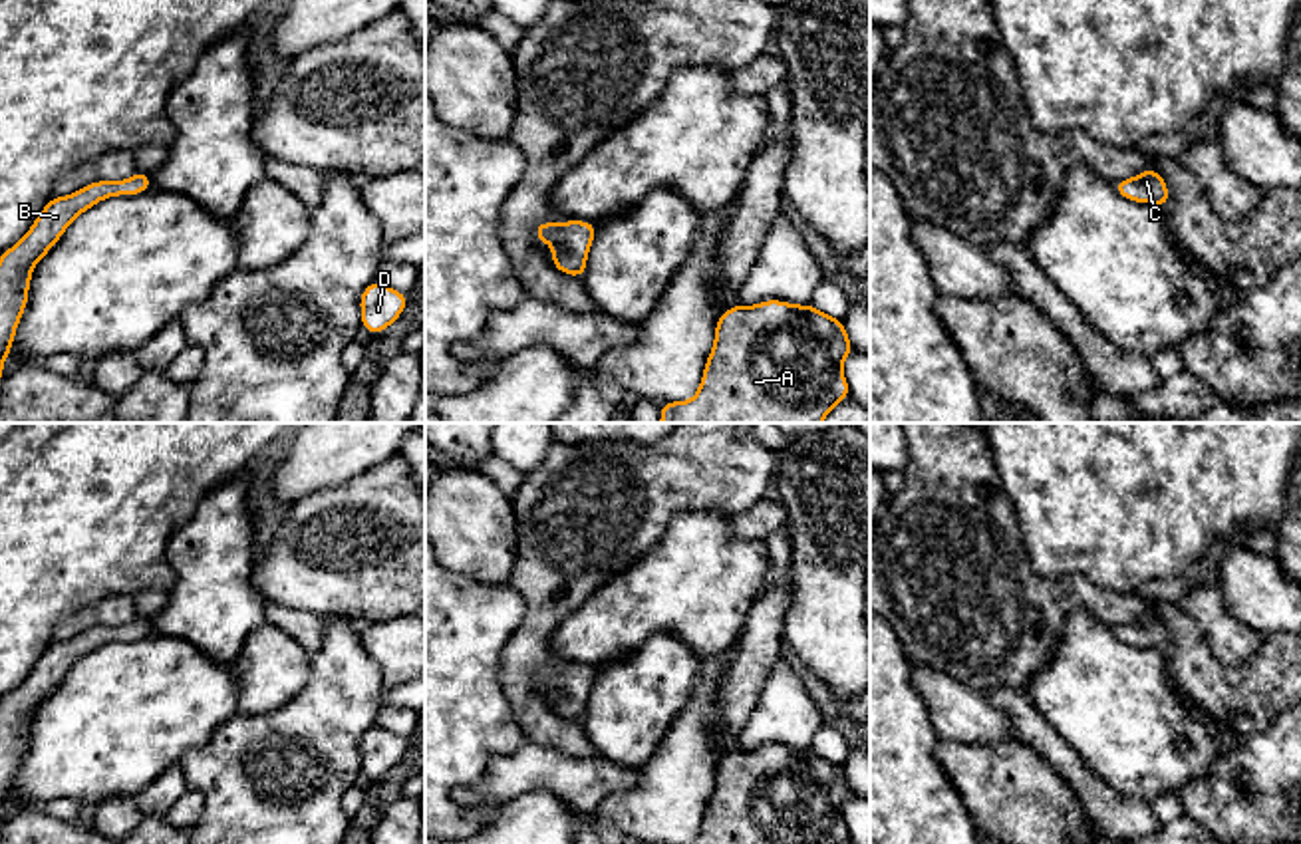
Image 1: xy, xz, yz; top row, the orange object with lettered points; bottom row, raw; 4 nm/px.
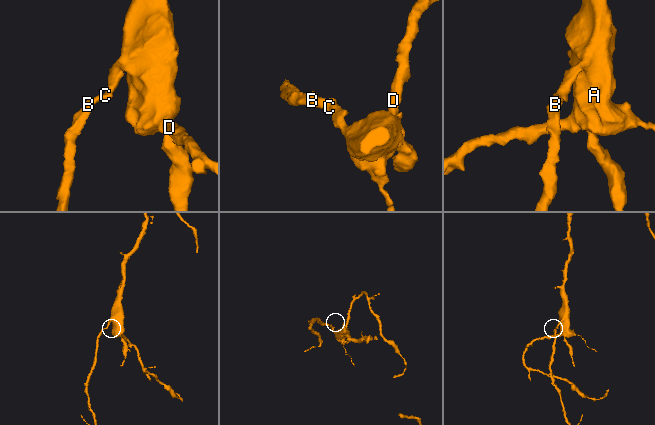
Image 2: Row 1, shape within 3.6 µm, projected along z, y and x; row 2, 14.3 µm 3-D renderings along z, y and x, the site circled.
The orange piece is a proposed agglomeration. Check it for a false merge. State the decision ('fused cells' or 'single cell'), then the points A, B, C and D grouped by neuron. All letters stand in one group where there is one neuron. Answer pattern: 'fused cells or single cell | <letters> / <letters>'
single cell | A B C D

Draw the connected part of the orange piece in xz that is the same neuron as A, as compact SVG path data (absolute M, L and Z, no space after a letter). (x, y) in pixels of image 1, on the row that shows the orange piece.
M810 302L733 304L717 318L697 393L689 401L661 403L659 423L822 423L850 395L842 363L852 352L844 322Z

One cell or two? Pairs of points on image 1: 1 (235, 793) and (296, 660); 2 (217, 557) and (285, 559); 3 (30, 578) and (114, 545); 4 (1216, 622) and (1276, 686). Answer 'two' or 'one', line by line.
1: two
2: two
3: one
4: two

